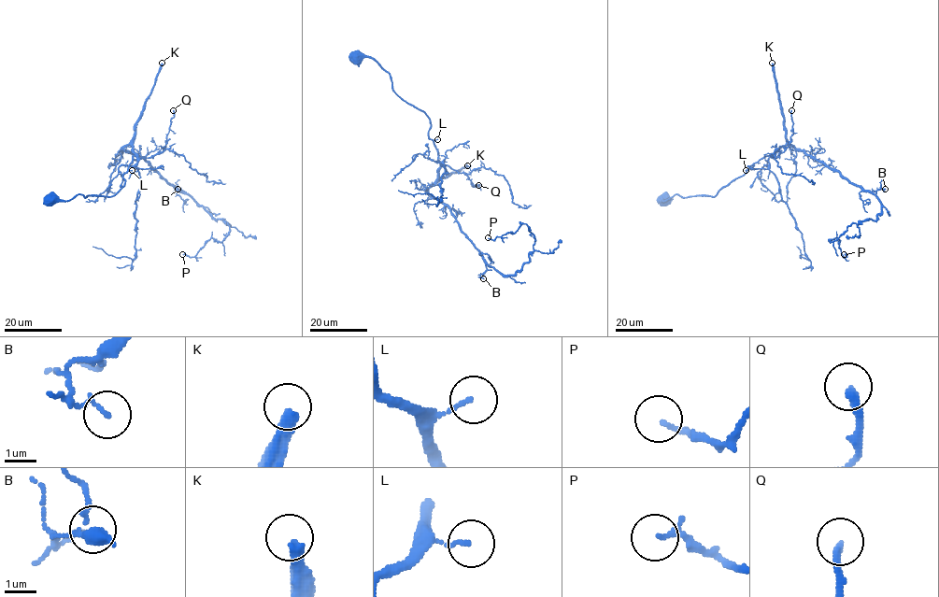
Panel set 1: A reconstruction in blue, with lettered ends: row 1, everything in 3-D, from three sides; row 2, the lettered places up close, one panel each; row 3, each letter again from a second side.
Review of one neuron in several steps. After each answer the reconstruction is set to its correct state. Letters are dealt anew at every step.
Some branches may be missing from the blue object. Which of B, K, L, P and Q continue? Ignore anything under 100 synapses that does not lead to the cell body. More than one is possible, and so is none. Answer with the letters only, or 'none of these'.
K

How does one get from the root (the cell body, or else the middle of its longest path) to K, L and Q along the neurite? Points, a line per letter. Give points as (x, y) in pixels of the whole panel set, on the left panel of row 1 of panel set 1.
K: (52, 200), (69, 201), (78, 194), (113, 196), (124, 185), (122, 175), (135, 155), (135, 123), (162, 63)
L: (52, 200), (69, 201), (78, 194), (84, 197), (113, 196), (124, 185), (122, 175), (132, 170)
Q: (52, 200), (114, 195), (124, 185), (122, 175), (134, 155), (148, 158), (163, 151), (173, 110)

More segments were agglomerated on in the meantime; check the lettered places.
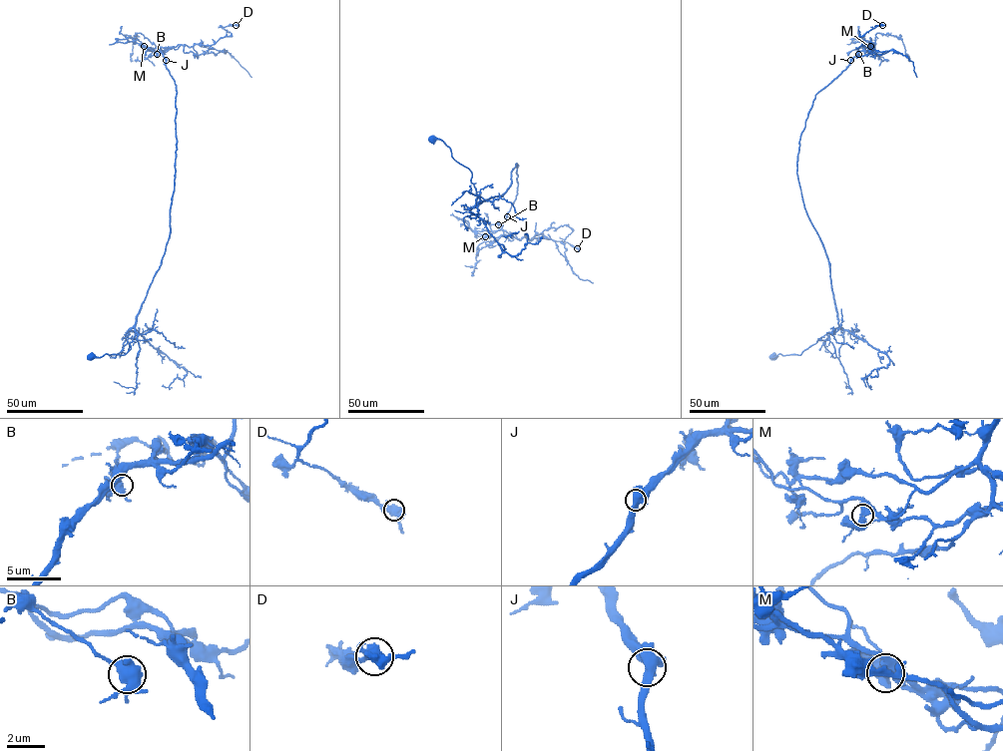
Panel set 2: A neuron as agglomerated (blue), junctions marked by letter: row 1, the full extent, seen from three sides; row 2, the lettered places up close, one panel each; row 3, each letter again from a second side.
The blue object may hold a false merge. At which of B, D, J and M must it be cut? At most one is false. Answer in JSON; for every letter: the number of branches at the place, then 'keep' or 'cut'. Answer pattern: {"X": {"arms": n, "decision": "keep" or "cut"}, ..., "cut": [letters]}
{"B": {"arms": 3, "decision": "keep"}, "D": {"arms": 3, "decision": "keep"}, "J": {"arms": 3, "decision": "keep"}, "M": {"arms": 6, "decision": "cut"}, "cut": ["M"]}

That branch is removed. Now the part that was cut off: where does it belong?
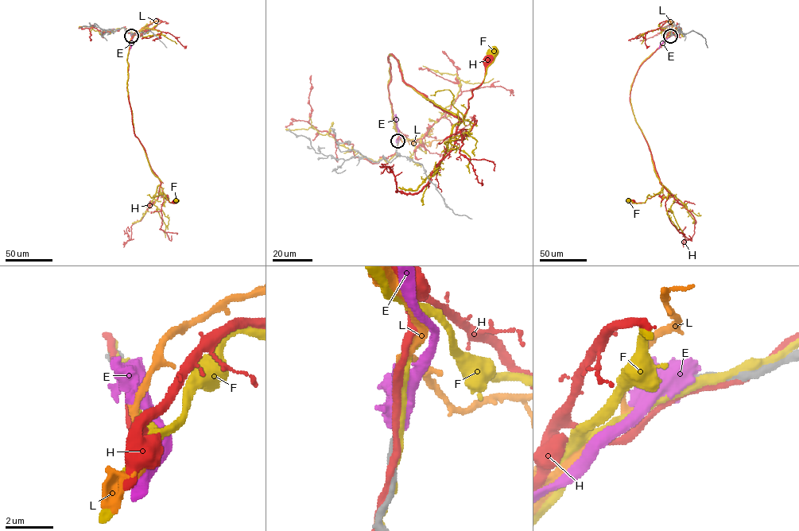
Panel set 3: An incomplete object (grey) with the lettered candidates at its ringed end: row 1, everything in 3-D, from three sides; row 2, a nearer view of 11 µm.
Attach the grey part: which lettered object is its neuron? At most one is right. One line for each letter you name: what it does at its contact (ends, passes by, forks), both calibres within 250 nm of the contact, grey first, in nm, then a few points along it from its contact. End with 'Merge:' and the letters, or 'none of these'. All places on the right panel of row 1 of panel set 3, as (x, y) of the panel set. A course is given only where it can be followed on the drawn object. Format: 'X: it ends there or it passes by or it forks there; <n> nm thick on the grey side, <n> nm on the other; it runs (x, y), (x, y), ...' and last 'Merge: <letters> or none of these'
L: it ends there; 360 nm thick on the grey side, 280 nm on the other; it runs (670, 36), (672, 26), (669, 21), (666, 21)
Merge: L

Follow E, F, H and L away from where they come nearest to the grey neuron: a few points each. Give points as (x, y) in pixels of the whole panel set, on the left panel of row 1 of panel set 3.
E: (131, 35), (129, 48)
F: (131, 35), (127, 85), (134, 133), (151, 171), (160, 181), (164, 196), (170, 202), (176, 200)
H: (131, 35), (127, 61), (127, 90), (133, 132), (144, 148), (164, 196), (170, 203), (175, 202)
L: (131, 36), (148, 24), (157, 21), (164, 21)

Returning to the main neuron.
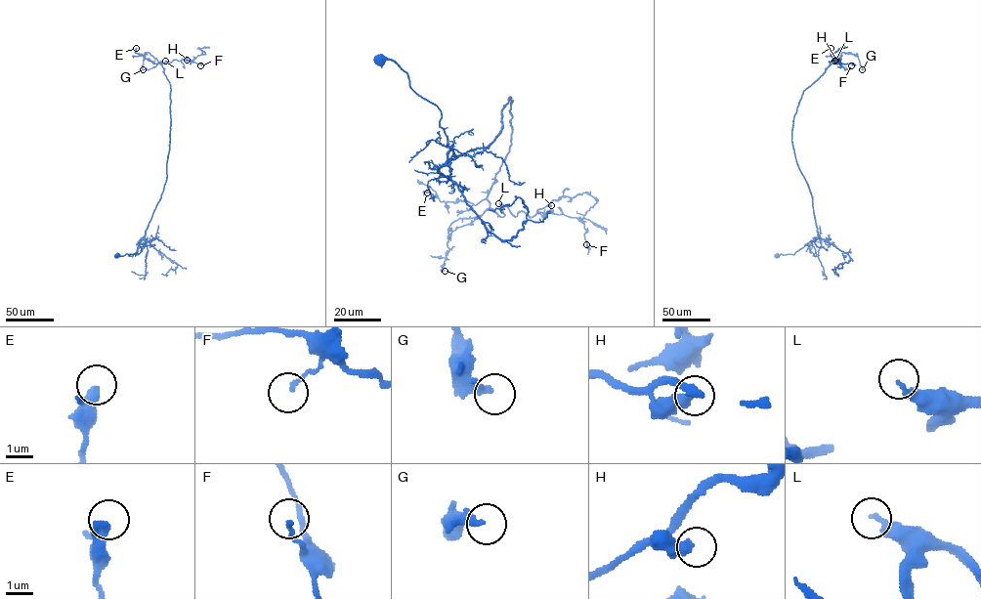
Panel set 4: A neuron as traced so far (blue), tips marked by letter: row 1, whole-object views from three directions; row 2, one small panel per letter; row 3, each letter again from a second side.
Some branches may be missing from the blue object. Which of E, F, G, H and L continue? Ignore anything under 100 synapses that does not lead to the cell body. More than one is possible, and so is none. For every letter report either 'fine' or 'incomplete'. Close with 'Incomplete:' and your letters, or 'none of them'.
E: fine
F: fine
G: fine
H: fine
L: fine
Incomplete: none of them

